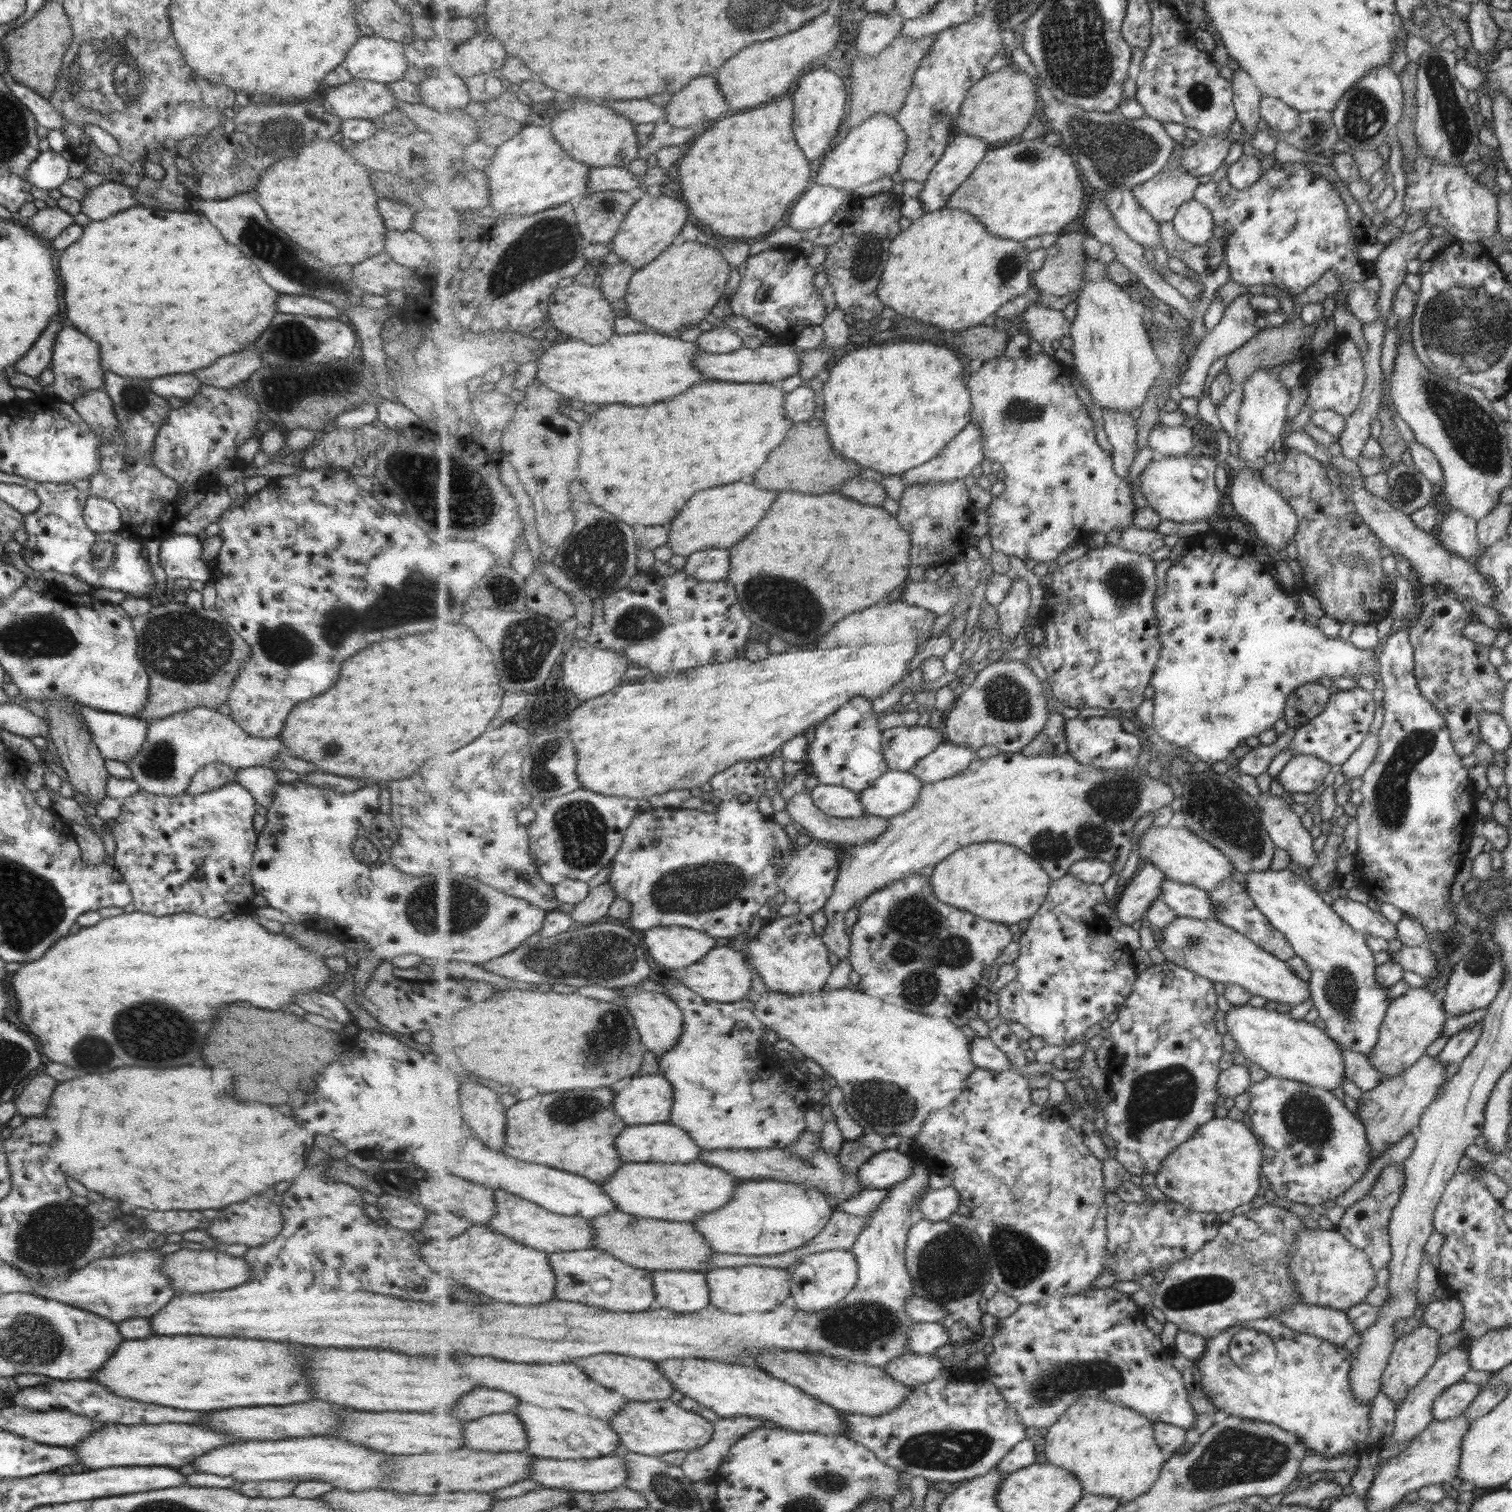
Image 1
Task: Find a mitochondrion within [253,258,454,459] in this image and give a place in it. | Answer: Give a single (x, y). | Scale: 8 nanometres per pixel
(287, 340)

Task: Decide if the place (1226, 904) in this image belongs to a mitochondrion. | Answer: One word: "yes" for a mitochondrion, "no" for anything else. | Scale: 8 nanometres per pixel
yes

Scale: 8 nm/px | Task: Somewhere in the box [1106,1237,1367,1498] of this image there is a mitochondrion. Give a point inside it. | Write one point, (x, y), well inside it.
(1235, 1455)

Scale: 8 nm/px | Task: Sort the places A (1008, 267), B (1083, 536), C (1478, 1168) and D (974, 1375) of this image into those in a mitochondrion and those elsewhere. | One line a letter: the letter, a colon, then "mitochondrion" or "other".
A: mitochondrion
B: other
C: other
D: other

